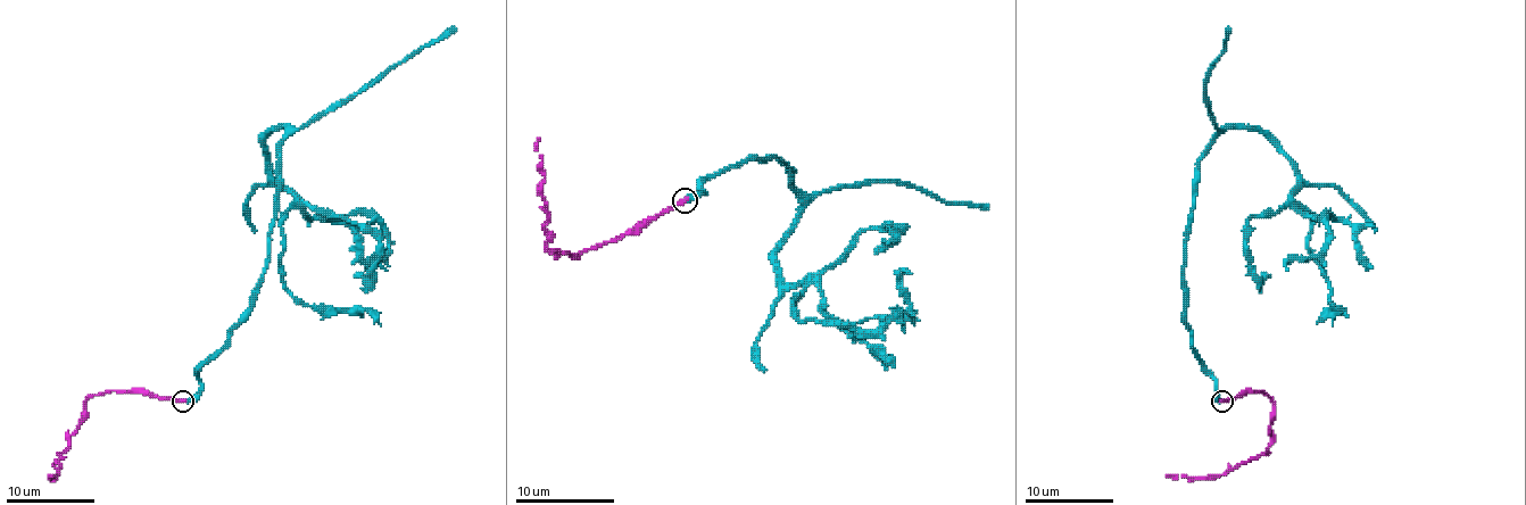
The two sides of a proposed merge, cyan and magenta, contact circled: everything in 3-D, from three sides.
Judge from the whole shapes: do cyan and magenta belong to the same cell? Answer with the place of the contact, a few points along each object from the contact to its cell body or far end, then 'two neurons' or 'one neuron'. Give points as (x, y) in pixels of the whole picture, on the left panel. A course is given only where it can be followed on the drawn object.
at (183, 400); cyan runs (183, 399), (263, 273), (285, 129), (274, 129), (265, 159), (295, 197), (281, 224), (285, 288), (381, 325); magenta runs (183, 402), (146, 392), (92, 395), (85, 402), (85, 419), (59, 455), (57, 477), (52, 477); one neuron

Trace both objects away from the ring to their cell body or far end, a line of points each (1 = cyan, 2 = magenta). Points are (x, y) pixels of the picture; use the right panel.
1: (1221, 399), (1193, 346), (1184, 273), (1197, 159), (1228, 129), (1257, 129), (1288, 159), (1333, 325)
2: (1221, 402), (1240, 392), (1259, 390), (1266, 395), (1272, 402), (1270, 446), (1263, 455), (1221, 474), (1166, 477)

